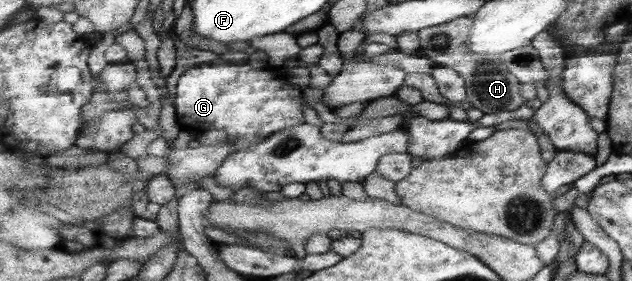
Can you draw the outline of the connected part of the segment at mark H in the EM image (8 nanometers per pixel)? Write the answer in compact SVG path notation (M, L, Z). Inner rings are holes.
M461 17L445 25L428 27L420 32L425 55L437 64L455 69L468 86L468 103L485 111L485 114L513 112L524 107L528 101L523 97L523 83L505 66L504 56L492 57L472 52L472 33L476 20L474 17Z

